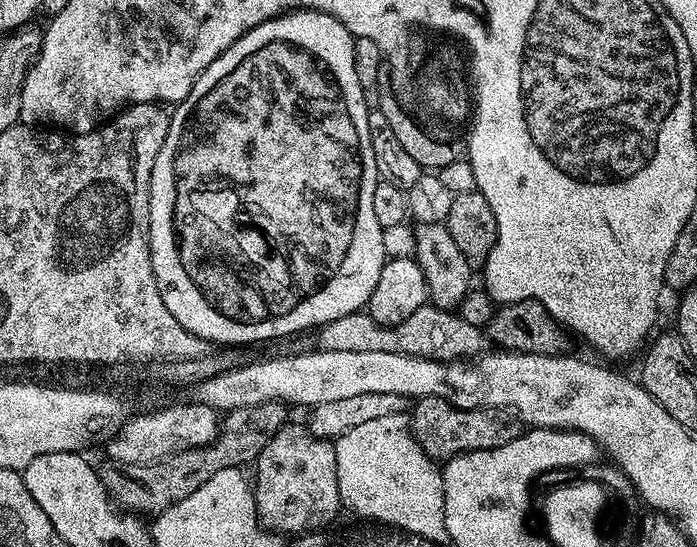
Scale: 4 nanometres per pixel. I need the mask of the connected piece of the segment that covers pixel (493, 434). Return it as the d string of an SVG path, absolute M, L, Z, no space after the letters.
M433 396L419 397L411 405L410 423L417 442L434 462L443 462L451 456L497 448L518 438L522 431L520 417L503 408L473 408L471 410L455 408L450 402Z

